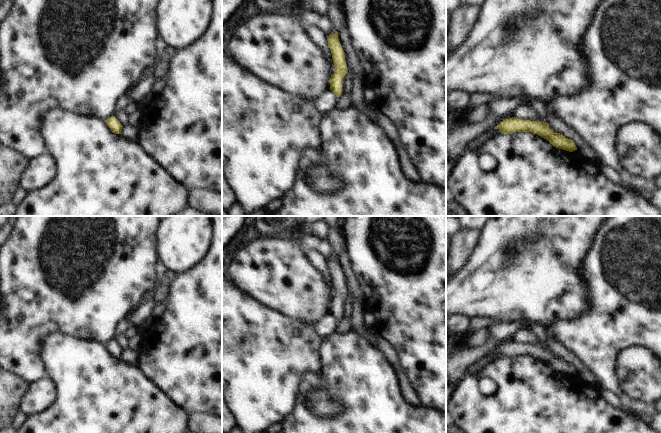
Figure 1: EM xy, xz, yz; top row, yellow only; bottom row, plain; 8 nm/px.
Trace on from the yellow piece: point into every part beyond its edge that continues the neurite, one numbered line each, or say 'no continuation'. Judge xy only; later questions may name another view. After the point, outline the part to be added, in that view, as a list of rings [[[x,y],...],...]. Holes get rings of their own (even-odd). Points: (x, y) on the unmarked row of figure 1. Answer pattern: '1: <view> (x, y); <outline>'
no continuation

